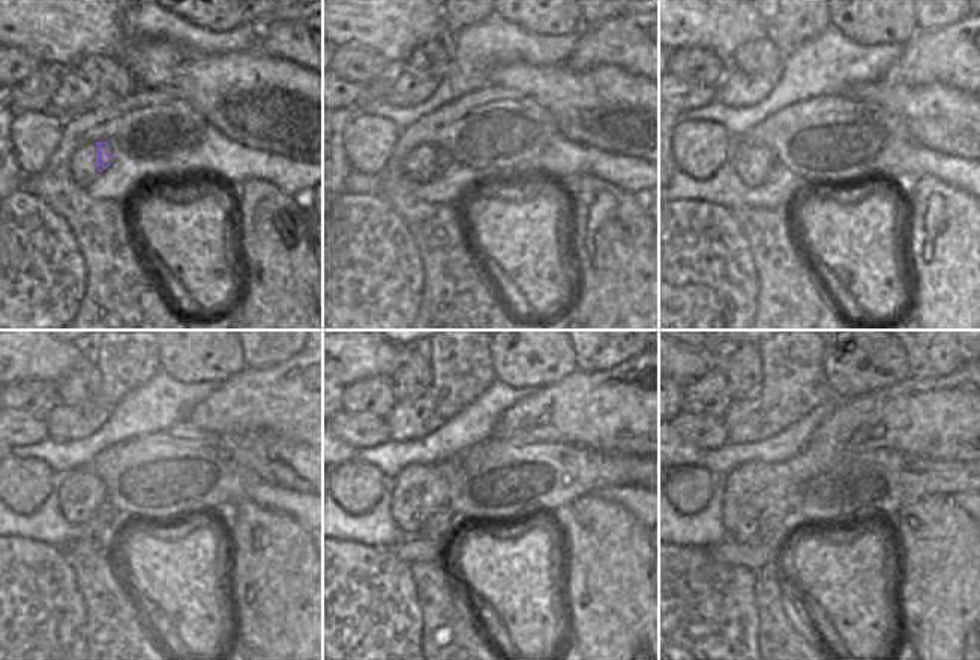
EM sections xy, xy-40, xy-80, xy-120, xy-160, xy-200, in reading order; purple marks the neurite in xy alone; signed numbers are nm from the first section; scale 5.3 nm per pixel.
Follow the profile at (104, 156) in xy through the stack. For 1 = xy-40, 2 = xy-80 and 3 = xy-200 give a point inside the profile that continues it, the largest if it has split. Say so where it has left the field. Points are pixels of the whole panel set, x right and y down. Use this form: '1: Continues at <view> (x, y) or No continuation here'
1: Continues at xy-40 (443, 159)
2: Continues at xy-80 (776, 168)
3: Continues at xy-200 (773, 533)

